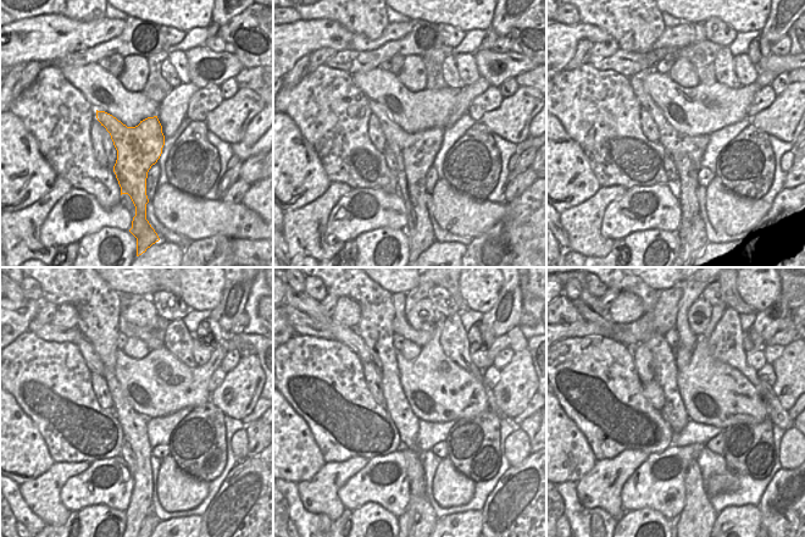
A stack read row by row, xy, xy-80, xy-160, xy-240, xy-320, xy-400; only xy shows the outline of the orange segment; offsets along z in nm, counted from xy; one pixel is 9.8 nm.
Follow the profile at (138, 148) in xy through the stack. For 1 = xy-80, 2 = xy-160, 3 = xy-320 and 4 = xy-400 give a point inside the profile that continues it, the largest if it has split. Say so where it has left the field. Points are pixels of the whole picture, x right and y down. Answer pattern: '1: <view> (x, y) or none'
1: xy-80 (415, 153)
2: xy-160 (678, 147)
3: xy-320 (300, 300)
4: xy-400 (586, 311)

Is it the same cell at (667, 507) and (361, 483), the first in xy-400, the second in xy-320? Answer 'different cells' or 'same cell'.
same cell

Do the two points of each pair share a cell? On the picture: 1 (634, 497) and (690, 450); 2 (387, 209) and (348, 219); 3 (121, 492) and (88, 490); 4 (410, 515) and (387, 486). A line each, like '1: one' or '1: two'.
1: one
2: one
3: one
4: two

